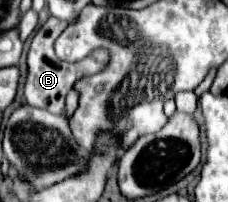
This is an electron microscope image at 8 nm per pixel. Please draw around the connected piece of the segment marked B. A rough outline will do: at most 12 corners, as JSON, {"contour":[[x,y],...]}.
{"contour":[[50,17],[28,51],[28,105],[66,111],[66,95],[110,63],[96,49],[78,63],[54,53],[68,23]]}

